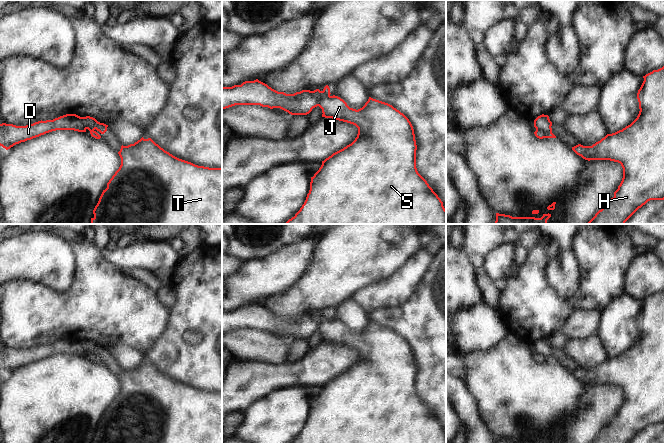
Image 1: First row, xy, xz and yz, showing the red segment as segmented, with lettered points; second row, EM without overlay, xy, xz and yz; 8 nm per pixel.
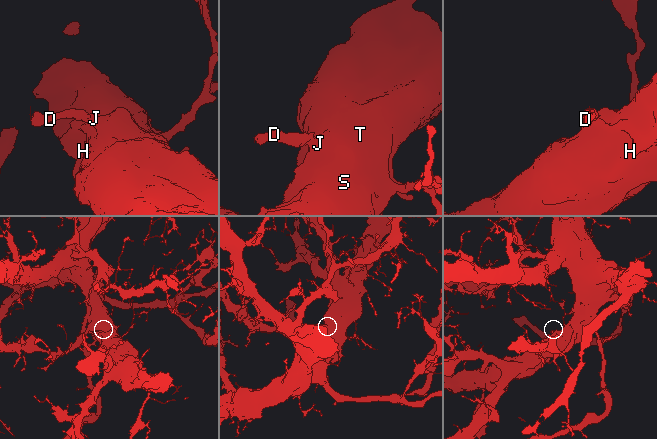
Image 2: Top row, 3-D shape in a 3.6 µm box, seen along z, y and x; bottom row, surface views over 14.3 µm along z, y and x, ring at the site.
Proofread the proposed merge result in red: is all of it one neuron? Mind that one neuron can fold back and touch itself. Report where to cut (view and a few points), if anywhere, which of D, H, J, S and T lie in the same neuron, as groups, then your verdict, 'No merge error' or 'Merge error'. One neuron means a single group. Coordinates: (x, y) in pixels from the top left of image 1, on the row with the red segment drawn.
Split along xz (329, 95), (320, 94), (317, 105). Groups: D / H J S T. Merge error.

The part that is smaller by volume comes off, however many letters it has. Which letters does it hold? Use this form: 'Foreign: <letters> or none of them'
Foreign: D

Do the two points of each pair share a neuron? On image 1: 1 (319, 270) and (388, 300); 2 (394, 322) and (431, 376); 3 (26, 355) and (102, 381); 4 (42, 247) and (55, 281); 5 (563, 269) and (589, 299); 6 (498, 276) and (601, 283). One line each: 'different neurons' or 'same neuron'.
1: different neurons
2: same neuron
3: different neurons
4: same neuron
5: different neurons
6: different neurons

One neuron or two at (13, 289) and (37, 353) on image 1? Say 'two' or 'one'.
two

